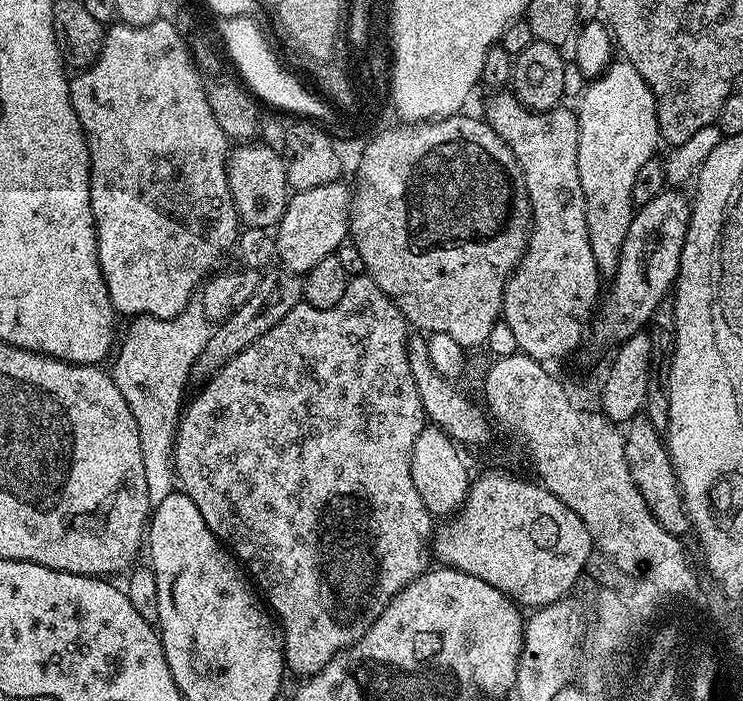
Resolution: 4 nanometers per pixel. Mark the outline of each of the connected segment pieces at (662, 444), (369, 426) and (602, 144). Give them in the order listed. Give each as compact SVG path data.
M644 414L629 420L624 432L626 446L626 466L630 466L630 478L634 478L634 486L646 498L646 506L658 518L661 526L670 534L684 538L689 535L690 525L688 513L684 511L684 499L680 493L680 483L676 480L676 472L672 468L672 459L668 456L668 445L662 433L654 428Z
M367 274L353 276L338 306L322 310L301 302L290 310L290 314L286 314L286 318L282 318L282 322L278 322L278 326L266 330L262 338L226 362L226 366L218 369L216 375L197 391L200 393L187 401L176 425L174 467L179 487L192 499L194 506L198 506L198 514L202 514L206 526L210 526L213 534L231 549L235 559L243 565L255 587L262 593L267 607L278 617L284 642L284 663L287 671L299 678L314 675L325 668L333 656L357 644L385 606L409 582L423 576L429 567L434 517L426 510L426 502L422 502L422 494L418 494L410 474L414 442L418 442L418 434L422 434L426 427L426 417L422 398L418 398L416 378L410 368L409 335L408 320L372 277Z
M613 62L591 81L592 84L584 92L580 100L580 108L576 112L578 122L578 182L582 182L582 194L586 198L586 226L590 238L590 250L594 250L596 268L601 274L611 274L616 271L622 244L626 242L626 234L630 230L630 222L634 215L632 195L634 181L638 170L656 155L656 147L661 147L662 141L658 130L658 114L656 99L650 86L627 62Z

